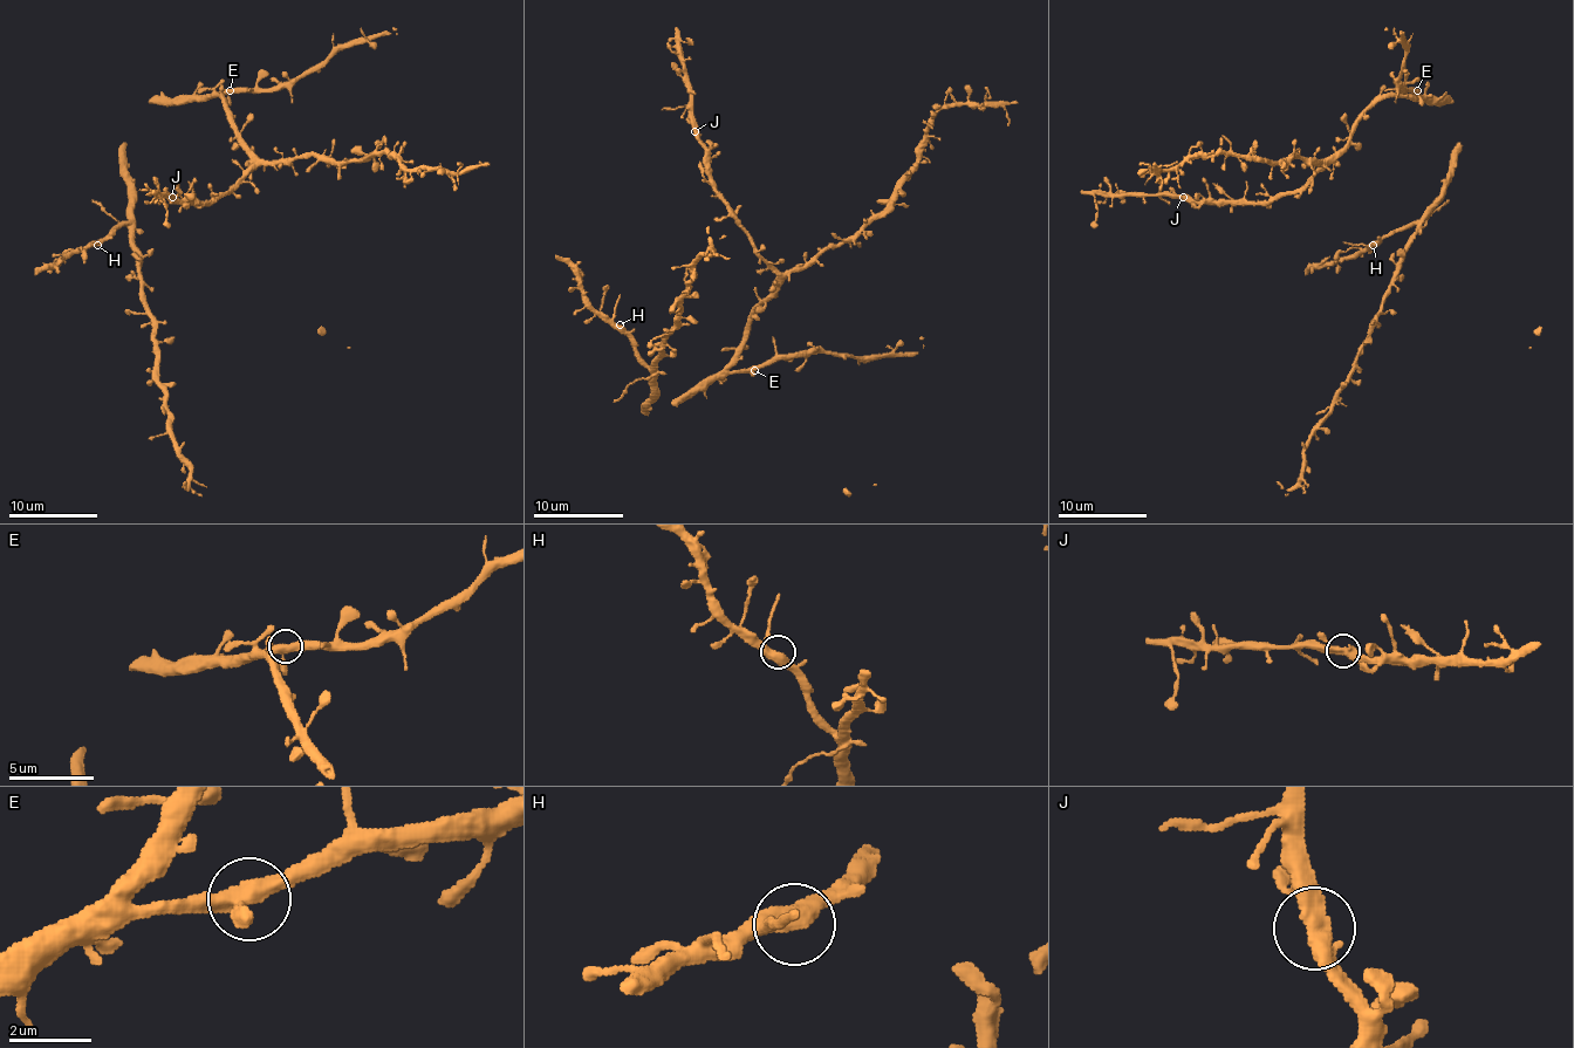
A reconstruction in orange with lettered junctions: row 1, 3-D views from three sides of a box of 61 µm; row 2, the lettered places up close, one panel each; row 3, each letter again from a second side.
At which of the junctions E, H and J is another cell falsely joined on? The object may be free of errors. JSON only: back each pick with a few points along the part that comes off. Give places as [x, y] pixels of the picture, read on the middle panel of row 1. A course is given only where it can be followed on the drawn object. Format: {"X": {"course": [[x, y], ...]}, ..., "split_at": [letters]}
{"split_at": []}

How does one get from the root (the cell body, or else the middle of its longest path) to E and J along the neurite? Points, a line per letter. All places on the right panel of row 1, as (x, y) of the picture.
E: (1450, 103), (1432, 103), (1417, 90)
J: (1450, 103), (1382, 96), (1325, 165), (1298, 190), (1280, 192), (1273, 198), (1198, 203), (1183, 196)

